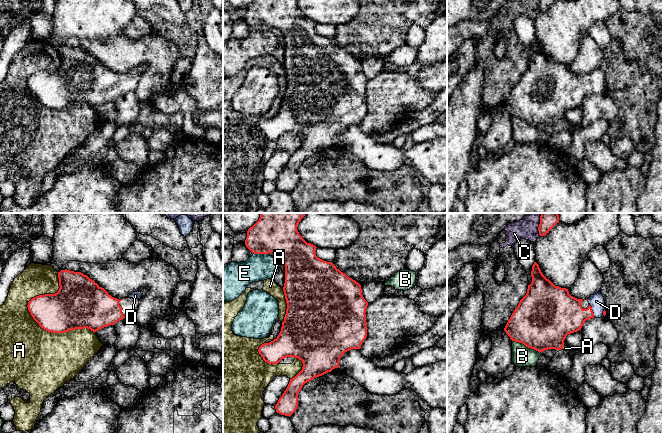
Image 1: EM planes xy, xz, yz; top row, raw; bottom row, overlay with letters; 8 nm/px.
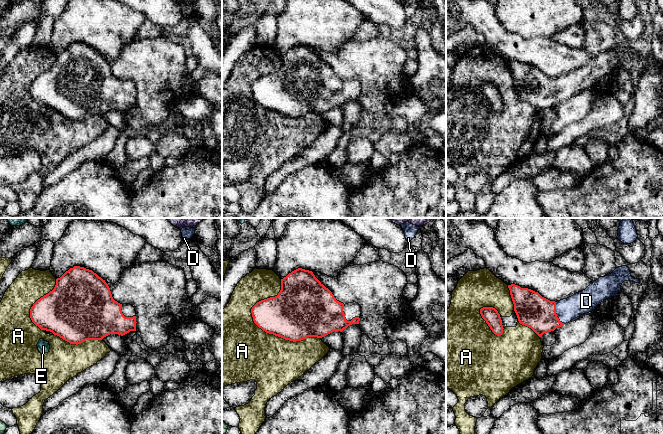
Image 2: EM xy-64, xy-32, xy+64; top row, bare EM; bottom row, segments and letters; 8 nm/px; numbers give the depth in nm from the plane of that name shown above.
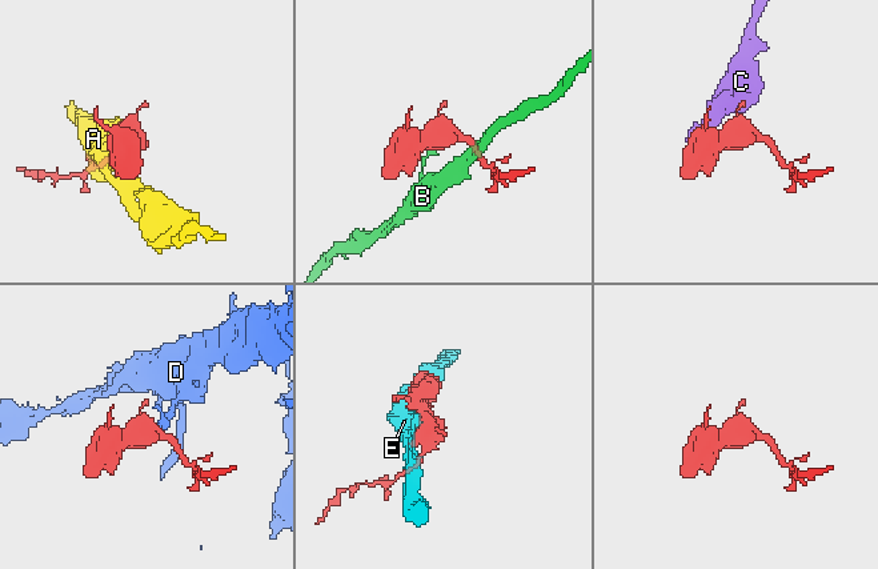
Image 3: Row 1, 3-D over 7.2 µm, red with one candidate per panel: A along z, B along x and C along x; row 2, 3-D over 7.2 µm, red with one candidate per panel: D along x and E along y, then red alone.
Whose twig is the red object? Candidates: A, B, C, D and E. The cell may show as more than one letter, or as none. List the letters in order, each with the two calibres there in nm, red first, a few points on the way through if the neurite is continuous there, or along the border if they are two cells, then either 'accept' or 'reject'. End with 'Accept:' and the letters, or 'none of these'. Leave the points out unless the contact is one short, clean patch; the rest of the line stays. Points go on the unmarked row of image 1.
A: 360 nm thick on the red side, 480 nm on the other; reject
B: 460 nm thick on the red side, 170 nm on the other; border along yz (512, 116), (521, 118), (541, 129); reject
C: 90 nm thick on the red side, 140 nm on the other; border along yz (538, 0), (538, 9), (540, 11); reject
D: 340 nm thick on the red side, 120 nm on the other; runs through yz (561, 90), (587, 90), (591, 86), (596, 81), (596, 77); accept
E: 240 nm thick on the red side, 220 nm on the other; reject
Accept: D

